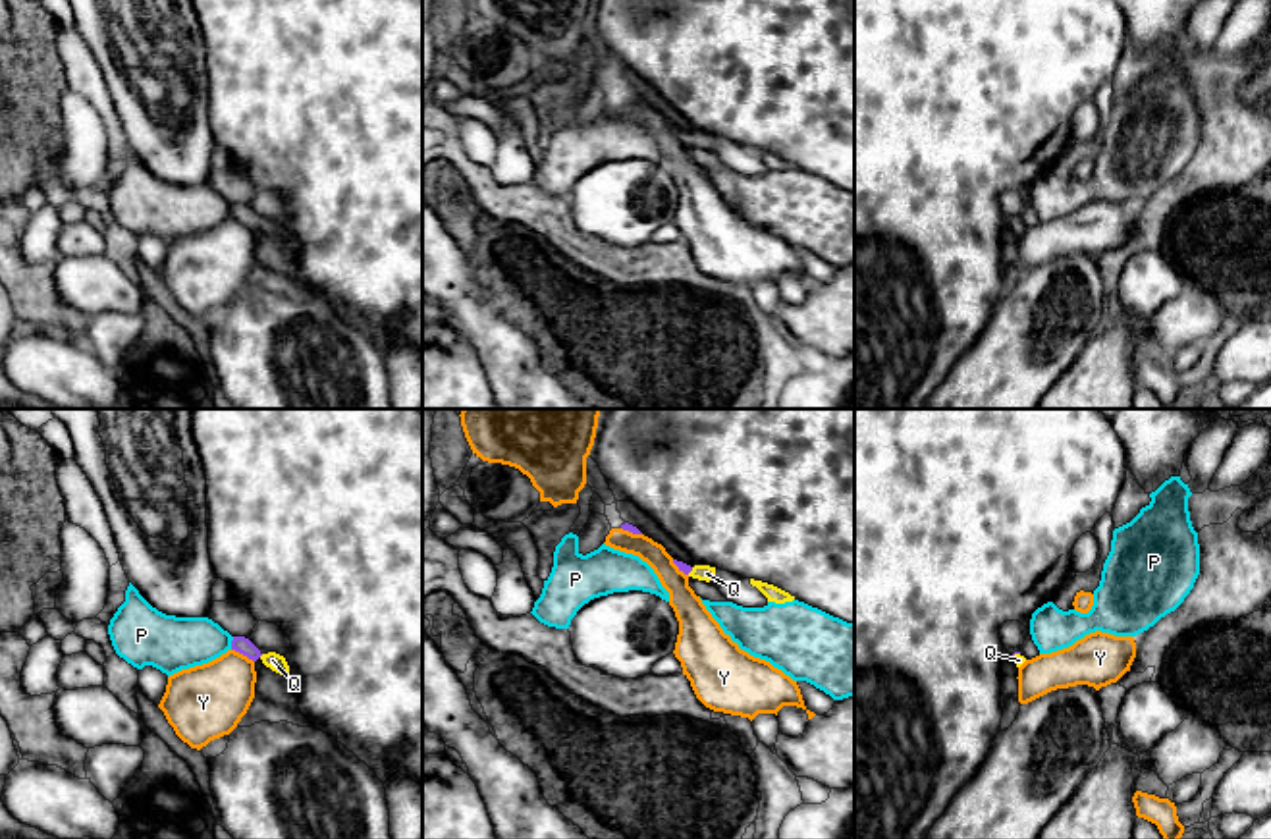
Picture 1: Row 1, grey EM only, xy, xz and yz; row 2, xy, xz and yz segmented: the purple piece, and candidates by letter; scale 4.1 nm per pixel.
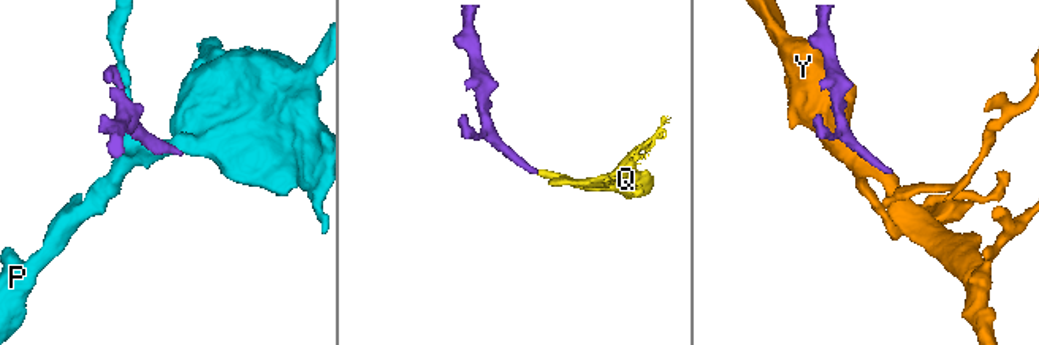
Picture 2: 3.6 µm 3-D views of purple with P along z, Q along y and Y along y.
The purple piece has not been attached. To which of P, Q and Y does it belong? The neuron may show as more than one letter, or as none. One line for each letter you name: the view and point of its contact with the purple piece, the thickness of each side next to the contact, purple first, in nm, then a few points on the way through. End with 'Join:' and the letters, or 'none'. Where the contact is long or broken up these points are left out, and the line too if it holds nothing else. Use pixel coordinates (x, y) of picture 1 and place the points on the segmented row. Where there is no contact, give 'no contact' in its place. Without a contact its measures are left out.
Q: contact xz (689, 571); calibres 40 and 70 nm; way xz (681, 566), (689, 571), (706, 573)
Join: Q

